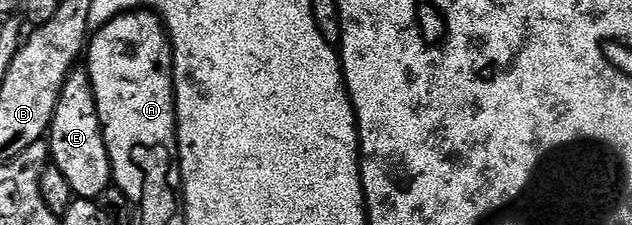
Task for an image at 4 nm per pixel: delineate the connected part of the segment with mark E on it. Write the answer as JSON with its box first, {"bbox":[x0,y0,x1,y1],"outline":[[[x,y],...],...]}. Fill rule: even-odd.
{"bbox":[46,69,113,199],"outline":[[[87,69],[71,71],[62,88],[52,124],[46,135],[51,161],[70,180],[70,188],[76,198],[99,199],[100,193],[113,185],[112,165],[104,143],[104,129],[98,116],[92,85]]]}

